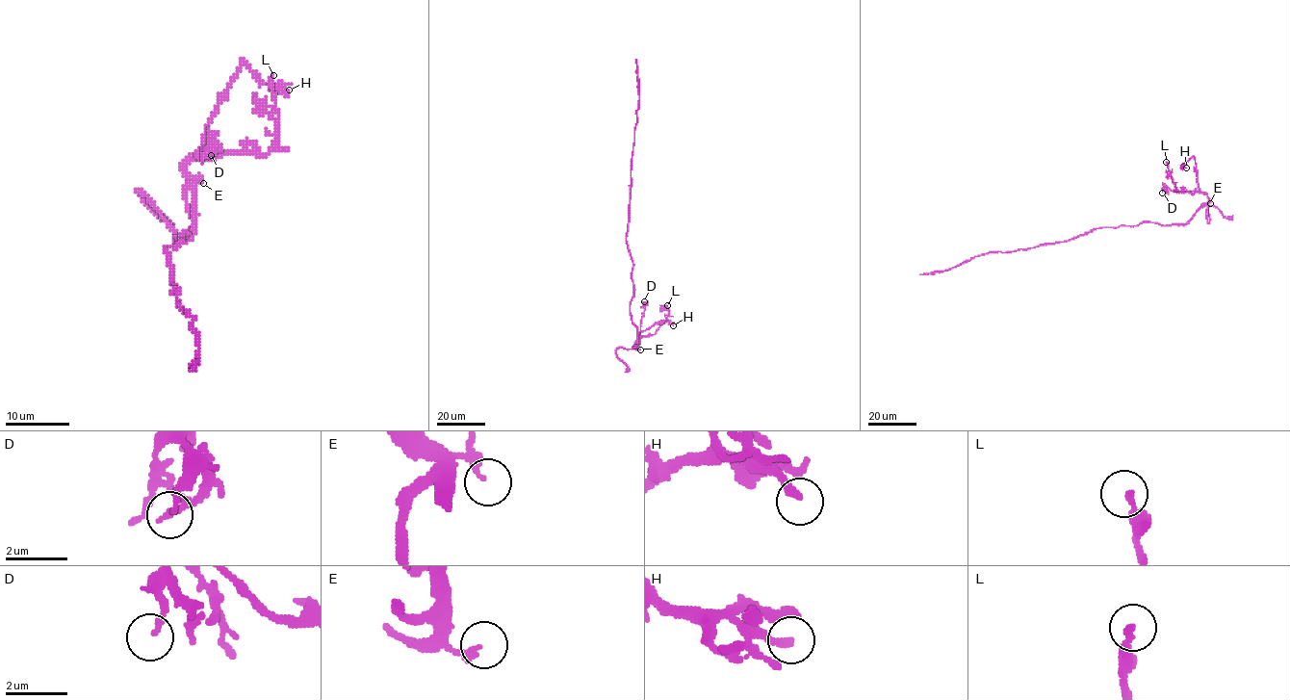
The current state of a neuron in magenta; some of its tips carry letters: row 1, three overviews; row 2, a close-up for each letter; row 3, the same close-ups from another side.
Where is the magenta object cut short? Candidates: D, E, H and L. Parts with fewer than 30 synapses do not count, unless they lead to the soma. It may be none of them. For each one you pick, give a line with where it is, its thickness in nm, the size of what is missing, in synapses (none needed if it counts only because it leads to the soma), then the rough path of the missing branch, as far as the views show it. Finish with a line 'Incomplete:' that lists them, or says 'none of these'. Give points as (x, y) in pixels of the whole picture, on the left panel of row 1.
Incomplete: none of these

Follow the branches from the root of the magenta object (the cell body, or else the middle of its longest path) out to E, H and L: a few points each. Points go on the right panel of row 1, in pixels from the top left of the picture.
E: (1110, 227), (1135, 226), (1146, 221), (1163, 225), (1185, 224), (1210, 203)
H: (1110, 227), (1146, 221), (1185, 224), (1210, 200), (1199, 188), (1194, 157), (1183, 165), (1186, 168)
L: (1110, 227), (1135, 226), (1146, 221), (1163, 225), (1185, 224), (1210, 200), (1202, 193), (1180, 193), (1166, 162)

